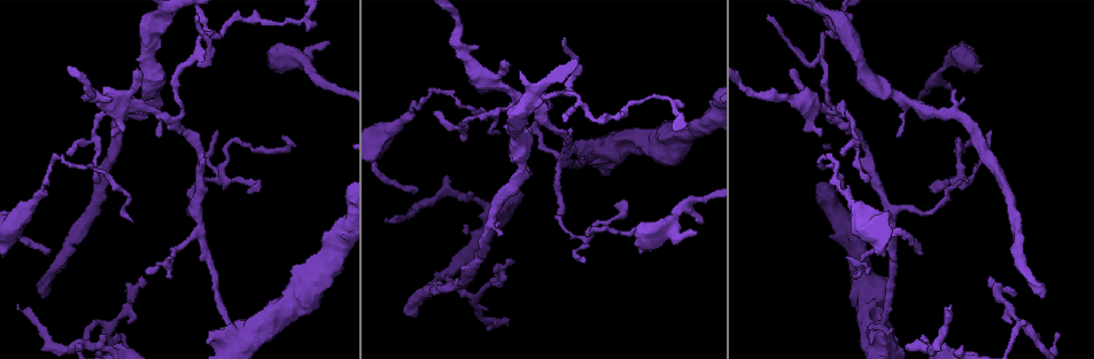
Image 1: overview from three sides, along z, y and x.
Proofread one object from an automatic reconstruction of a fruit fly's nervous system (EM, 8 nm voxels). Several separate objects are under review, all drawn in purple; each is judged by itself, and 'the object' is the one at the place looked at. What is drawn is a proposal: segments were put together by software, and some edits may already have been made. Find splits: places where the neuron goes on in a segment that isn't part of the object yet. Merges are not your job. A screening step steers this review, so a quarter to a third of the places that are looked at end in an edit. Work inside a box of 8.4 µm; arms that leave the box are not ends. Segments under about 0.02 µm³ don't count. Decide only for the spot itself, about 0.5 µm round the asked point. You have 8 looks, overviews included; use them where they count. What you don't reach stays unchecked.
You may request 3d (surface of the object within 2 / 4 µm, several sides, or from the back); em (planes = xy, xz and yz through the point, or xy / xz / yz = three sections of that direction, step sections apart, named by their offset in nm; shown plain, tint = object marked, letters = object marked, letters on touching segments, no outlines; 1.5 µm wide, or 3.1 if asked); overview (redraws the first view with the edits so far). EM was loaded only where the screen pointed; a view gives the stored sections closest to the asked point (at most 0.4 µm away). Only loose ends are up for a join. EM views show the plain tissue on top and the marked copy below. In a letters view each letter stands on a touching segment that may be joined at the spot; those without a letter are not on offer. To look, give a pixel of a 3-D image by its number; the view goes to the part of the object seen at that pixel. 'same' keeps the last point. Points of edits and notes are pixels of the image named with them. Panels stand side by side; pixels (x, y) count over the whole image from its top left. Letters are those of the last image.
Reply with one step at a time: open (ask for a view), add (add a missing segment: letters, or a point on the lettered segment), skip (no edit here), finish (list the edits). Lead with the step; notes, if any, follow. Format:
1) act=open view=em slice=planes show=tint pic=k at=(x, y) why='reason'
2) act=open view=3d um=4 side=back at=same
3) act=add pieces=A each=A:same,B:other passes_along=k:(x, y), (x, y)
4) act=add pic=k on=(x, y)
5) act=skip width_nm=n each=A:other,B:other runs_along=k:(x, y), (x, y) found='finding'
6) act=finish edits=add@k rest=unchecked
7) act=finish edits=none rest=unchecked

act=open view=em slice=planes show=letters pic=1 at=(417, 189) why='an open end'

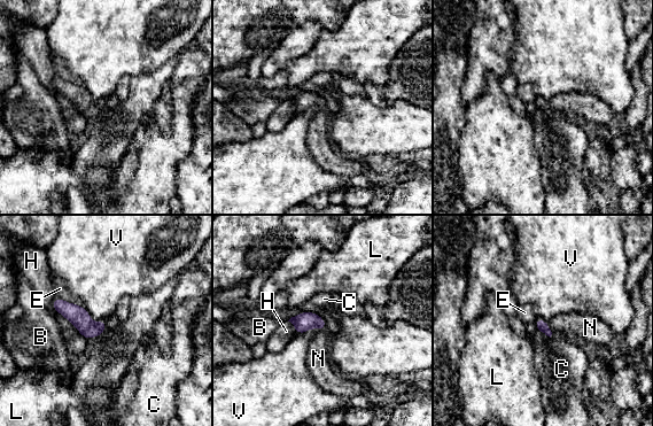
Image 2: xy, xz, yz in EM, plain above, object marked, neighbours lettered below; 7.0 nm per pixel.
act=add pieces=N width_nm=80 each=B:other,C:other,E:other,H:other,L:other,N:same,V:other passes_along=2:(542, 326), (549, 328), (583, 325) found='the neuron continues'

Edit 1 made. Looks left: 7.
act=open view=overview why='see it whole again'

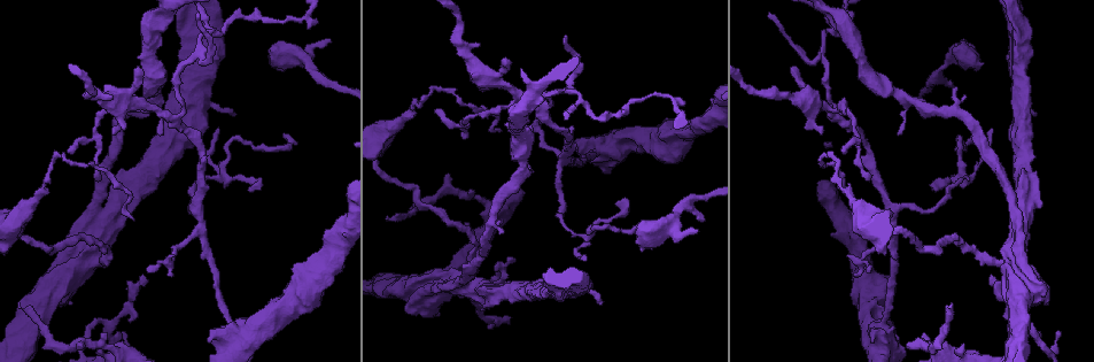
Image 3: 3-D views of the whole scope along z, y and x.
act=open view=em slice=xz step=4 show=letters pic=3 at=(991, 131) why='free end'

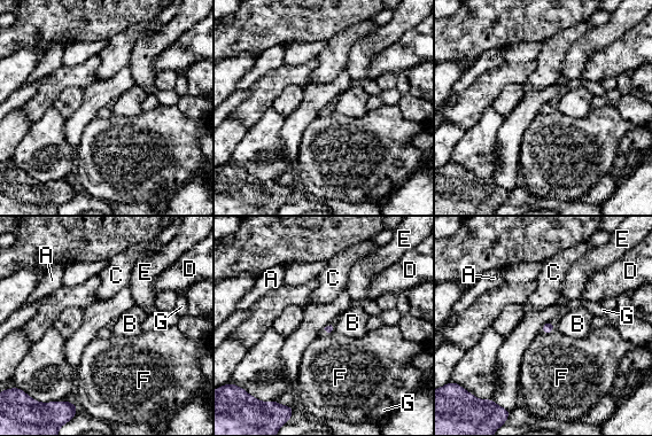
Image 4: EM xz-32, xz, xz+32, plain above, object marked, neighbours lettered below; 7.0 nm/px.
act=open view=em slice=xy step=4 show=letters at=same

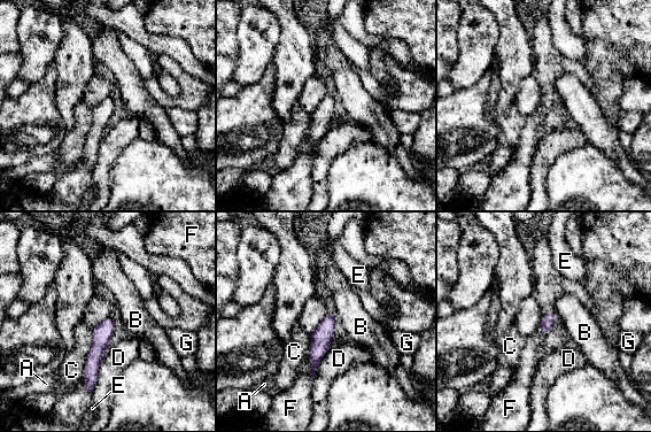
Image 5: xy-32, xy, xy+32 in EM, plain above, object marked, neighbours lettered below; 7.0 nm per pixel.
act=skip width_nm=90 each=A:other,B:other,C:other,D:other,E:other,F:other,G:other border=5:(555, 311), (553, 326), (543, 337) found='no lettered segment goes on from it'

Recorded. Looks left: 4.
act=open view=3d um=2 pic=3 at=(963, 38) why='free end'

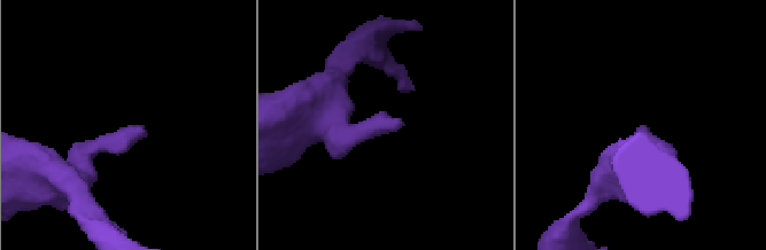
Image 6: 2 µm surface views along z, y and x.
act=open view=em slice=planes show=letters pic=6 at=(141, 129)

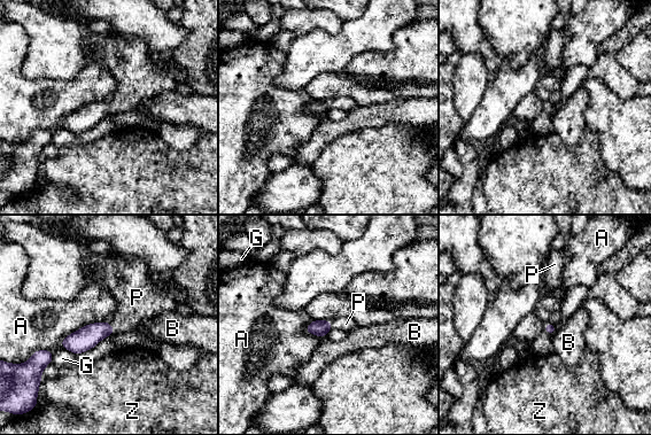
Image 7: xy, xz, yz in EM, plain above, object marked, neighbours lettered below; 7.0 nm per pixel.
act=add pieces=P longest_contact=A:380nm each=A:other,B:other,G:other,P:same,Z:other found='the neuron continues'

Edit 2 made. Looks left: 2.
act=finish edits=add@2,add@7 rest=unchecked

